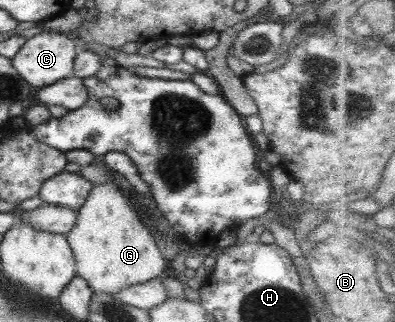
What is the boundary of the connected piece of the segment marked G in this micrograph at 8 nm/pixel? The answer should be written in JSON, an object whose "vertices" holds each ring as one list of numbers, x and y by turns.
{"vertices":[[110,184,94,185,77,215,77,224,65,237,75,256,76,275,87,280,94,292,115,295,165,271,167,262,155,239,118,188]]}

